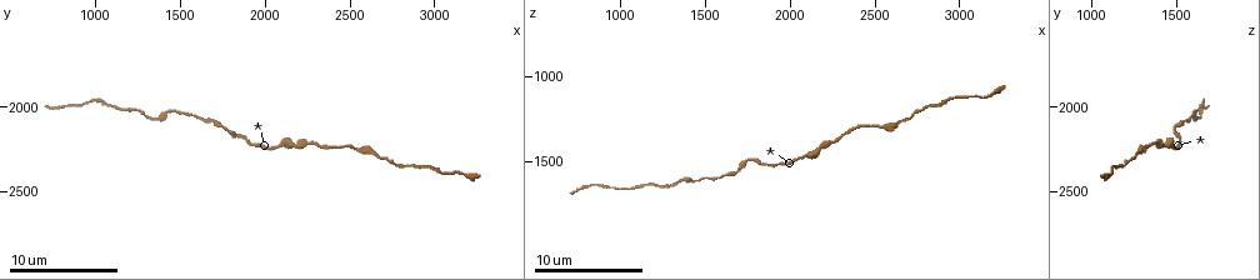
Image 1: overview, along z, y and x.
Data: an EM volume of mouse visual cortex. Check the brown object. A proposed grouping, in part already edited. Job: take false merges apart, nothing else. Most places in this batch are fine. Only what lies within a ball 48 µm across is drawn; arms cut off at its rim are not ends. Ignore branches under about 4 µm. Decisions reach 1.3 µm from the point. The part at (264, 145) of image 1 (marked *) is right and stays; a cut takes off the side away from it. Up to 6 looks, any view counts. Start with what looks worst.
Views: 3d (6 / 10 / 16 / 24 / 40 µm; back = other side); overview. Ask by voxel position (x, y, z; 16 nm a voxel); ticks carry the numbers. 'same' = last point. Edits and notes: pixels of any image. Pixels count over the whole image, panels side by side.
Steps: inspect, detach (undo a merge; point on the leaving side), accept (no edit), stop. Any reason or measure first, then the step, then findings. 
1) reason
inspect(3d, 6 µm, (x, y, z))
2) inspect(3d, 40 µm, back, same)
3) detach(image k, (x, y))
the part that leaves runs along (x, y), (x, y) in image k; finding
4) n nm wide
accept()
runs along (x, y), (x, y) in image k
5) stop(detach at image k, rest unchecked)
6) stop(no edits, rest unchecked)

inspect(3d, 10 µm, (2240, 2240, 1380))

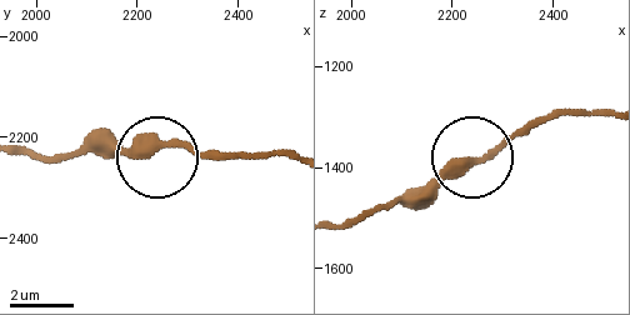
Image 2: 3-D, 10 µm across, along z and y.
accept()
runs along (36, 151), (58, 160), (171, 144), (241, 151) in image 2; one neuron here

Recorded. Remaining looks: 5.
calibre changes
inspect(3d, 10 µm, (1440, 2040, 1620))

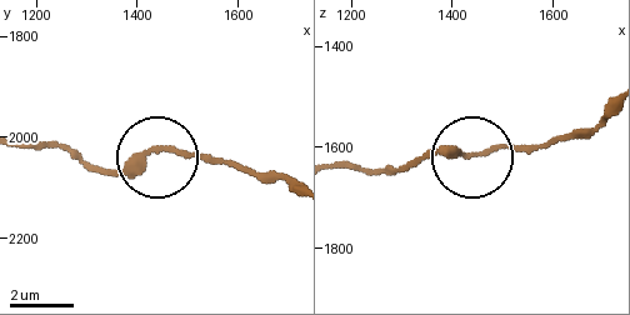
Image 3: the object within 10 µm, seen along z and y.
accept()
all the same neuron

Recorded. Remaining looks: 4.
inspect(3d, 10 µm, (2500, 2240, 1280))

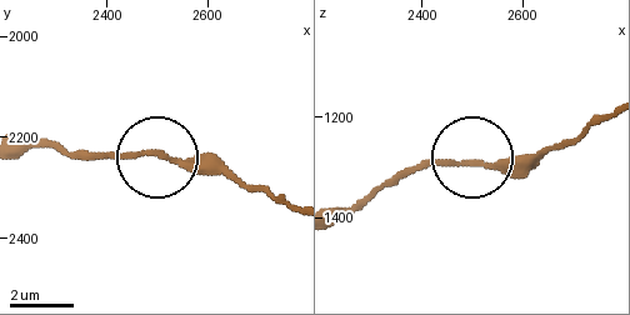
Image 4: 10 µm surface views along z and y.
accept()
runs along (24, 149), (145, 151), (209, 160), (231, 174) in image 4; all the same neuron

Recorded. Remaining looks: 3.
stop(no edits, rest unchecked)

